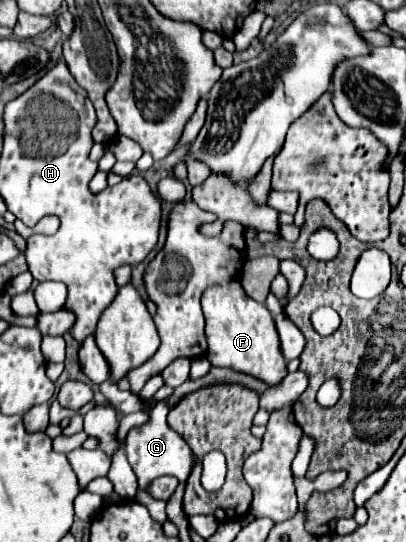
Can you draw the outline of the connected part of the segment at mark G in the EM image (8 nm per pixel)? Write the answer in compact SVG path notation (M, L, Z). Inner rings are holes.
M159 401L155 403L155 407L151 409L151 419L149 423L141 425L139 427L133 427L127 437L125 437L125 453L127 453L127 459L129 459L129 465L133 467L137 479L139 479L139 491L135 495L135 501L139 501L141 505L145 505L151 513L151 517L159 523L165 523L167 517L165 517L165 501L157 501L153 499L151 495L147 495L147 487L153 479L161 477L161 475L173 475L177 477L179 481L185 481L193 469L193 453L191 449L187 447L187 443L183 441L183 437L179 433L175 433L169 425L167 425L167 413L169 413L169 407L167 407L167 401Z

